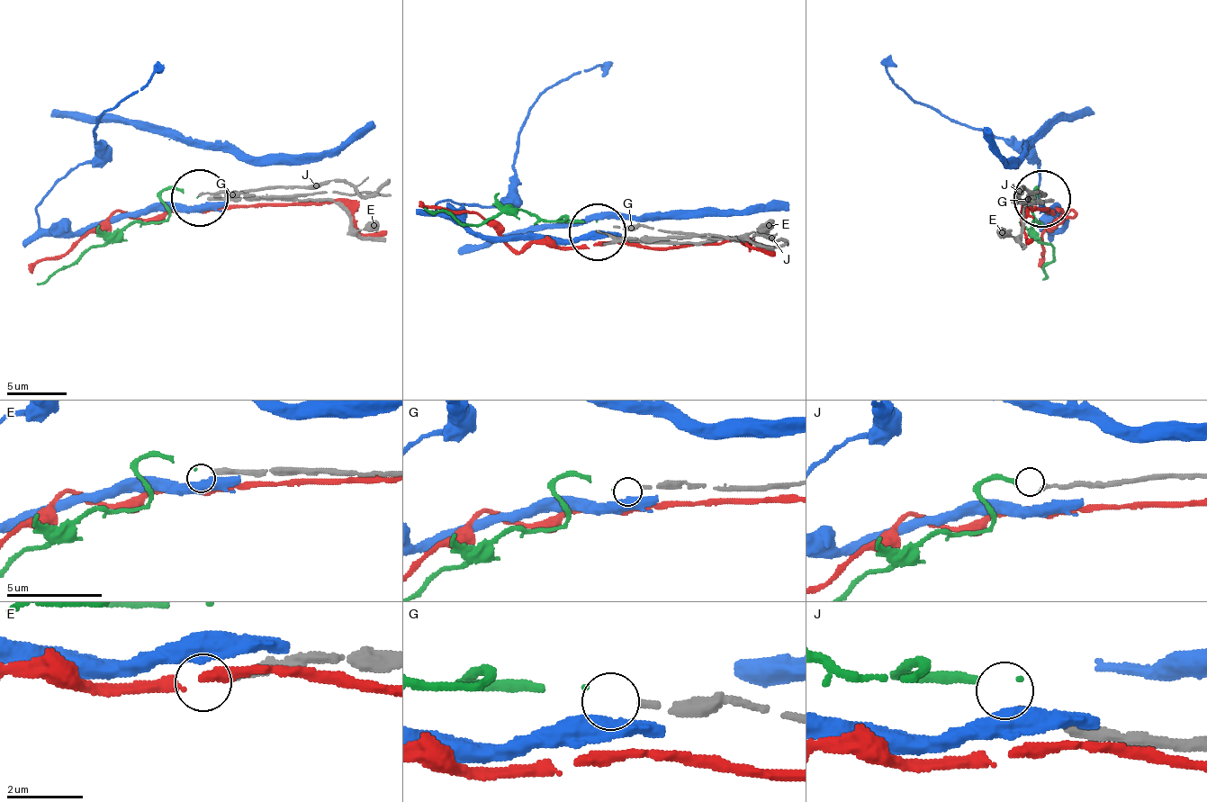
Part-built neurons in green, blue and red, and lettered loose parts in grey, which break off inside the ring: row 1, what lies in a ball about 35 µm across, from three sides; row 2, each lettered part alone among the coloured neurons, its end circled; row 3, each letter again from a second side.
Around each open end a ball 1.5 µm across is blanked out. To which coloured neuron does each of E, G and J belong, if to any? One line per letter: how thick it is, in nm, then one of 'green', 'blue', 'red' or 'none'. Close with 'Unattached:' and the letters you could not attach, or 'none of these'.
E: 280 nm thick; none
G: 160 nm thick; green
J: 170 nm thick; none
Unattached: E, J

